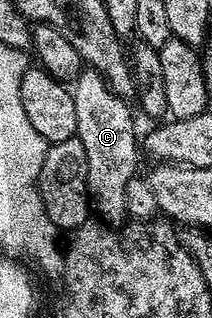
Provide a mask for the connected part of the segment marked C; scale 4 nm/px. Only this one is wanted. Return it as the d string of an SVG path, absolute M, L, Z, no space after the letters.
M93 68L83 69L82 75L78 78L77 82L73 83L72 93L74 95L74 103L76 104L76 128L78 129L77 138L80 140L80 144L84 144L84 153L88 155L88 184L90 185L90 193L92 195L93 201L107 214L108 217L114 218L122 209L128 206L125 196L125 185L128 184L130 178L135 177L136 170L134 170L134 165L138 162L138 150L140 154L140 146L134 143L134 118L130 115L130 110L128 107L127 99L119 98L118 95L114 94L110 90L110 86L106 83L105 78L102 77L99 71Z

